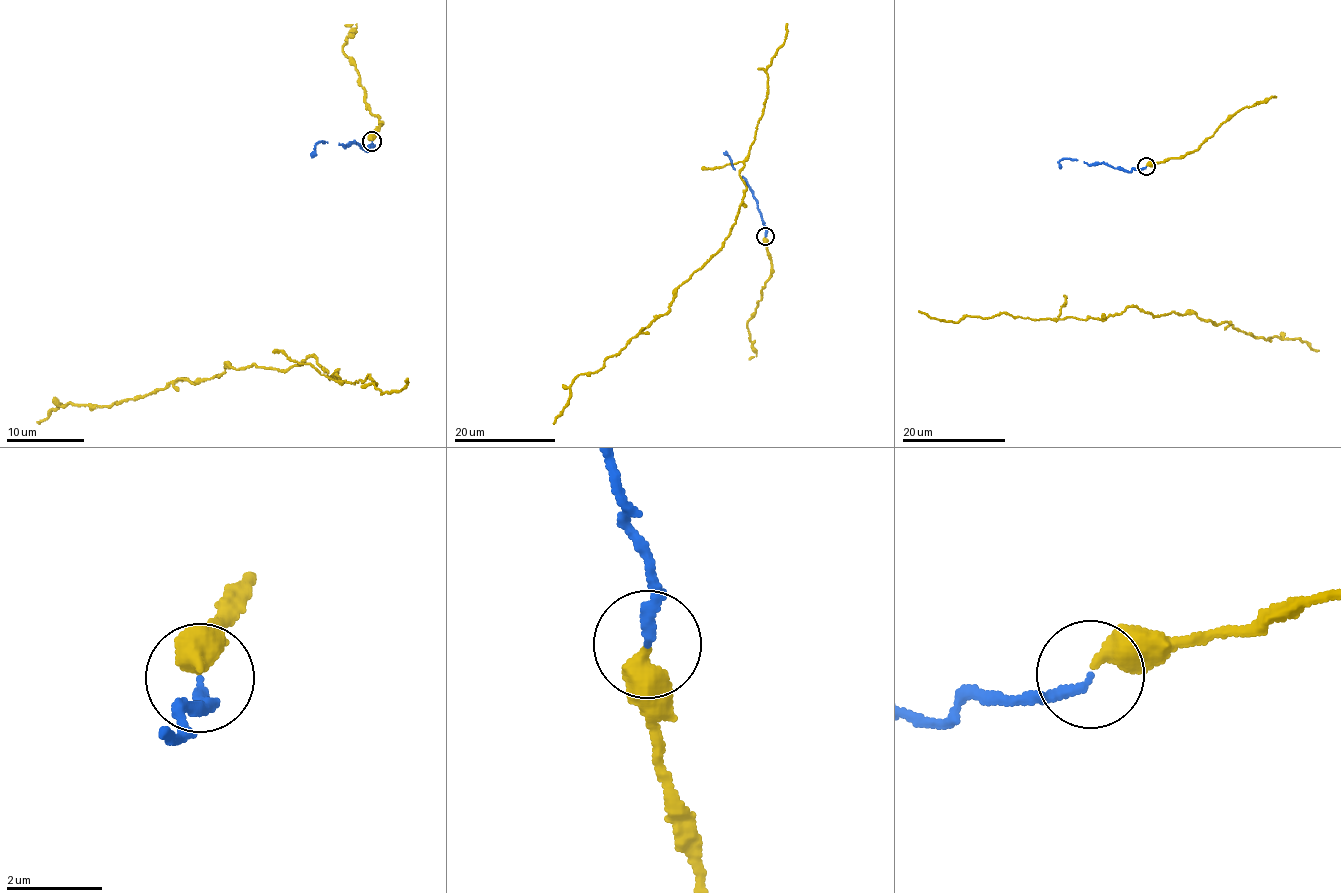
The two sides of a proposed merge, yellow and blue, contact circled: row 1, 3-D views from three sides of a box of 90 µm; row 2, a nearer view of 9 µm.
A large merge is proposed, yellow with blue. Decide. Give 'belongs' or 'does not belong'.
belongs

